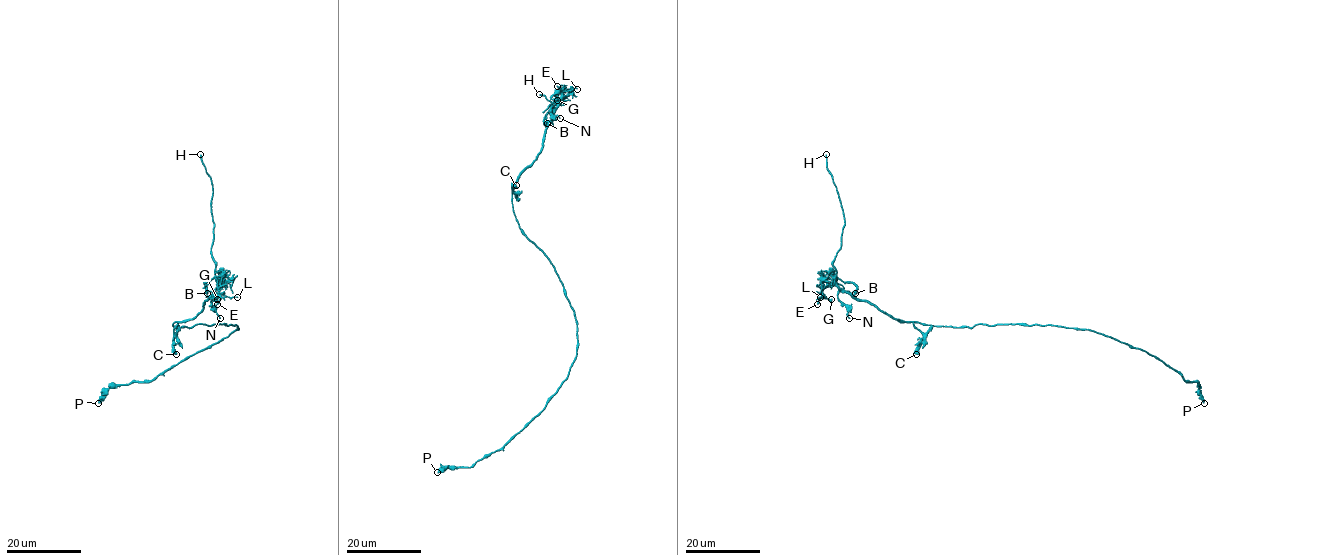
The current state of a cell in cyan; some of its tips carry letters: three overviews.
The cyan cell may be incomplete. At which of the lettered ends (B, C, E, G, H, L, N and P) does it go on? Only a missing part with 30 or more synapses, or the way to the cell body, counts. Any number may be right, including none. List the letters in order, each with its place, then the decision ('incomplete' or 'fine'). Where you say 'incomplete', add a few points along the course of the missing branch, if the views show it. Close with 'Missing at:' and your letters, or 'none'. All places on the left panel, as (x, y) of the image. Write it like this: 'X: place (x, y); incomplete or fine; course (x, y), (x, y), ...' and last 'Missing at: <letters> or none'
B: place (207, 293); fine
C: place (176, 354); fine
E: place (217, 304); fine
G: place (217, 299); fine
H: place (200, 154); incomplete; course (200, 154), (206, 126), (202, 113)
L: place (237, 297); fine
N: place (220, 318); fine
P: place (98, 403); fine
Missing at: H

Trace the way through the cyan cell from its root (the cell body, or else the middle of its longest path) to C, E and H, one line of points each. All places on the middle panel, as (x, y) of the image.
C: (542, 251), (524, 234), (514, 213), (512, 190), (517, 182), (513, 192), (516, 185)
E: (542, 251), (519, 227), (512, 190), (542, 148), (546, 127), (558, 105), (557, 86)
H: (542, 251), (519, 227), (512, 203), (516, 179), (542, 148), (557, 107), (554, 101), (552, 113), (539, 94)

